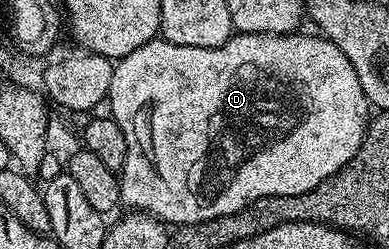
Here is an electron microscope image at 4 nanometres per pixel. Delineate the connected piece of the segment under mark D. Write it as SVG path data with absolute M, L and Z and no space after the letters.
M295 32L293 34L244 34L235 33L227 42L216 48L188 48L172 44L159 36L148 44L128 52L128 56L114 62L110 117L120 124L124 140L128 143L128 152L120 171L122 184L121 205L134 212L152 214L163 224L186 226L189 222L203 222L219 218L225 214L235 214L261 198L268 196L296 196L316 188L321 182L327 182L337 170L342 170L356 156L360 144L366 139L366 127L372 117L370 101L360 88L359 77L344 56L344 52L326 37L314 32Z

